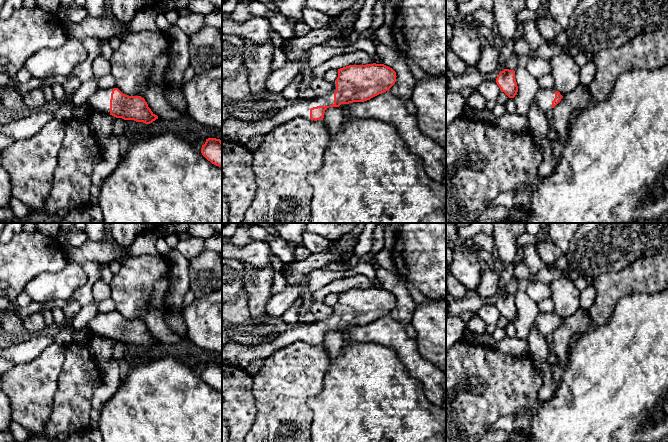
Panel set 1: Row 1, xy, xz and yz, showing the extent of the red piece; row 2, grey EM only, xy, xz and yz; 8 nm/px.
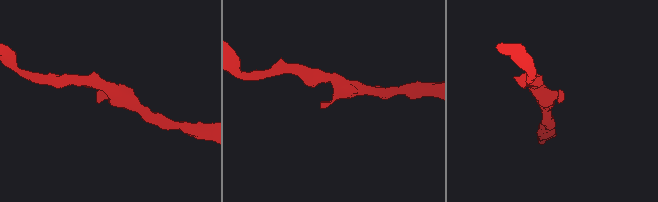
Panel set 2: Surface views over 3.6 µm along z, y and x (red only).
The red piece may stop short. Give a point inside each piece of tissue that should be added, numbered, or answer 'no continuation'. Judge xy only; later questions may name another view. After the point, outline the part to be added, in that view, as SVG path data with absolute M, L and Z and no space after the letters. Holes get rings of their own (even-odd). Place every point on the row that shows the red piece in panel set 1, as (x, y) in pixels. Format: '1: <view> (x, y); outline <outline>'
1: xy (100, 99); outline M116 86L107 89L96 90L87 100L85 104L90 106L91 110L102 110L110 114L111 93Z

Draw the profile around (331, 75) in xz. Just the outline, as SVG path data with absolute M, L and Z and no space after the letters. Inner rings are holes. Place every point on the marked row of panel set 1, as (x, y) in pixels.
M330 69L325 72L323 78L331 83L333 83L338 77L338 69Z

